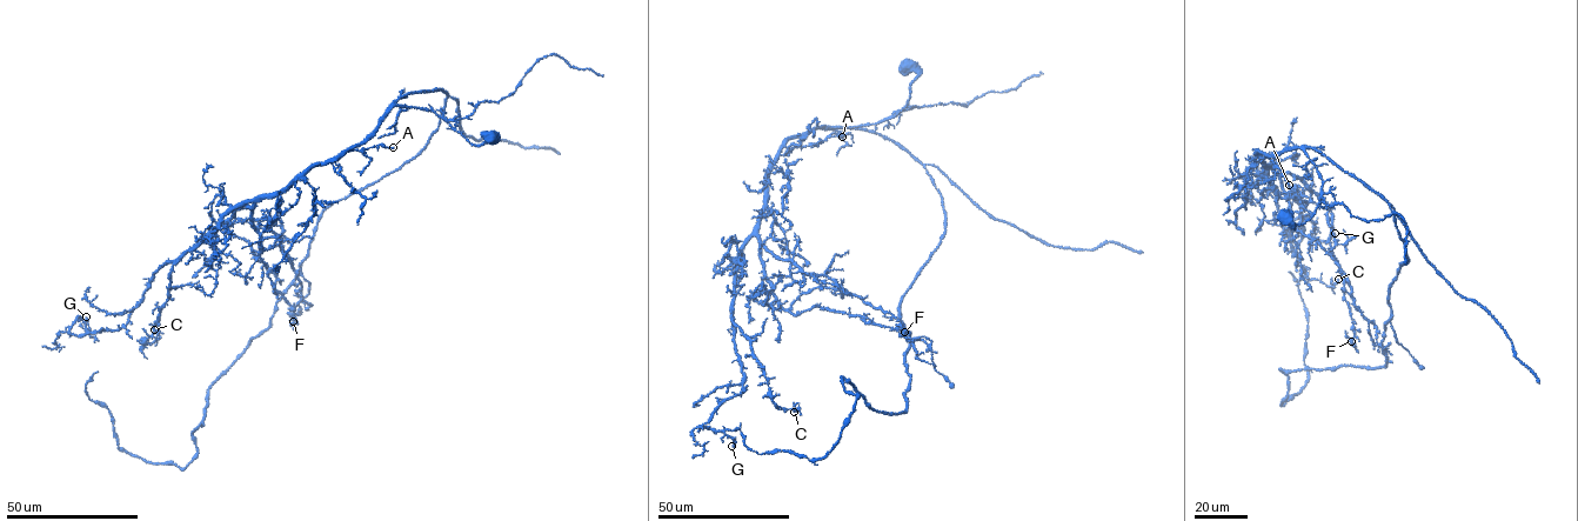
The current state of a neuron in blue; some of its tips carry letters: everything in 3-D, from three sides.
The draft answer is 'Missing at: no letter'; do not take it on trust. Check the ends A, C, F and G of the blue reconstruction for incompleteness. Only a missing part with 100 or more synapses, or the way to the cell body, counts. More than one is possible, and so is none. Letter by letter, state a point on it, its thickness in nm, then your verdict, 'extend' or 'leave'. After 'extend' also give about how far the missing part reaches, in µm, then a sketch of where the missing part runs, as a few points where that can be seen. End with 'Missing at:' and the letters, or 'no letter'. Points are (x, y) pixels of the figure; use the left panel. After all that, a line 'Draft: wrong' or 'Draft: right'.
A: (393, 147) | 240 nm | leave
C: (154, 329) | 110 nm | leave
F: (293, 321) | 90 nm | leave
G: (86, 316) | 170 nm | leave
Missing at: no letter
Draft: right

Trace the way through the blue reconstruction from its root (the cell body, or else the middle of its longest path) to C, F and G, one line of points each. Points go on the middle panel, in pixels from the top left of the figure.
C: (907, 66), (917, 77), (894, 117), (784, 140), (739, 258), (733, 321), (773, 401), (794, 412)
F: (907, 66), (917, 77), (894, 117), (784, 140), (757, 233), (787, 311), (818, 306), (904, 332)
G: (907, 66), (917, 75), (897, 114), (813, 128), (773, 161), (735, 275), (743, 391), (700, 427), (731, 446)

